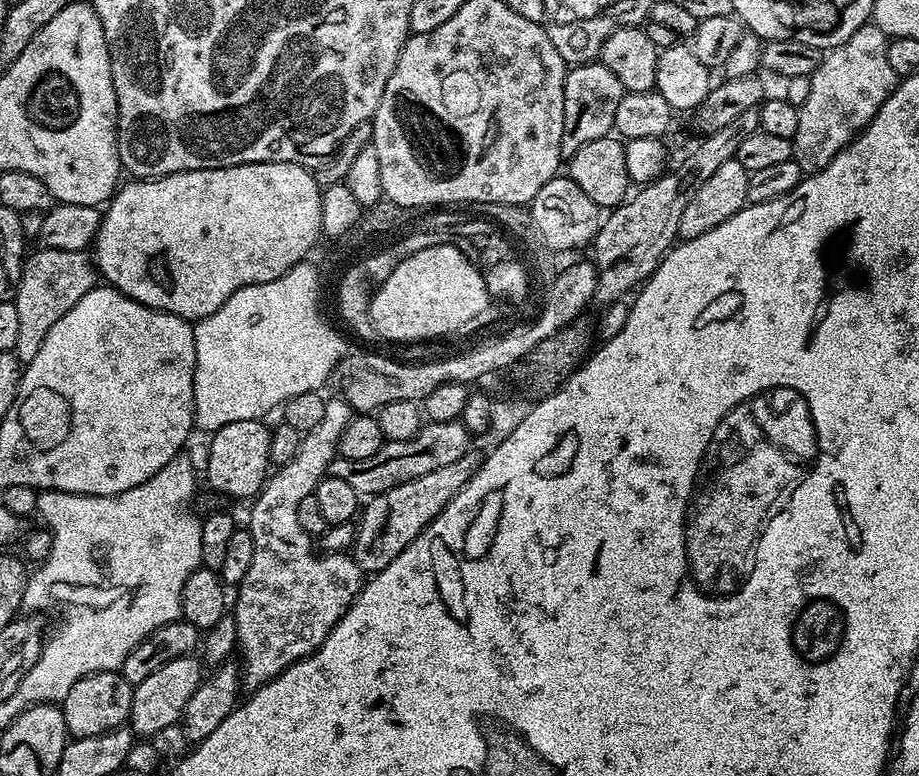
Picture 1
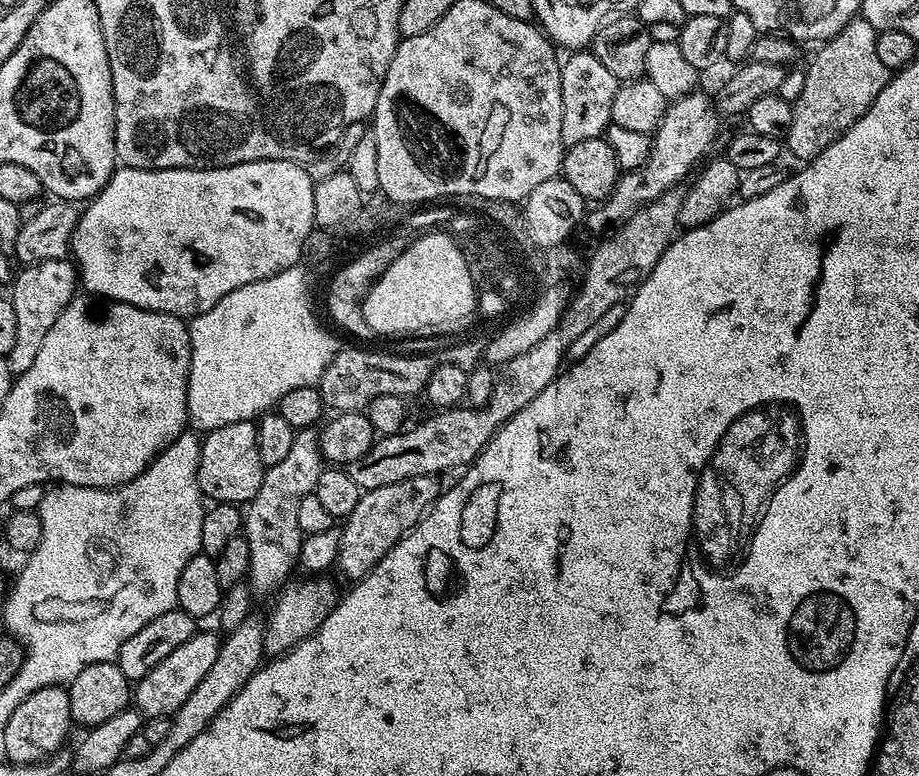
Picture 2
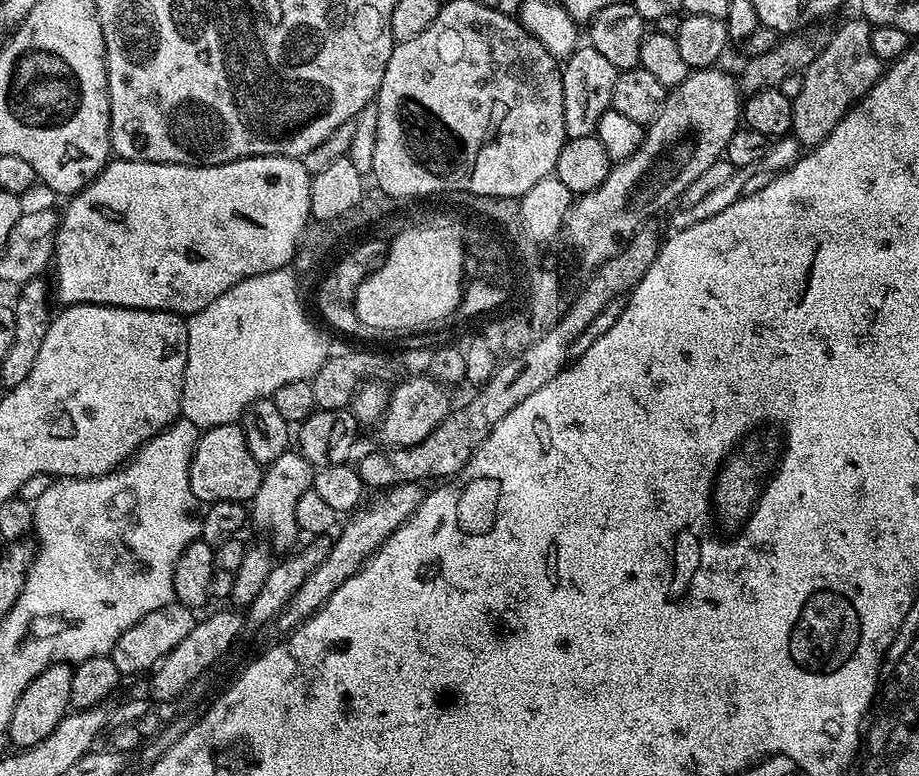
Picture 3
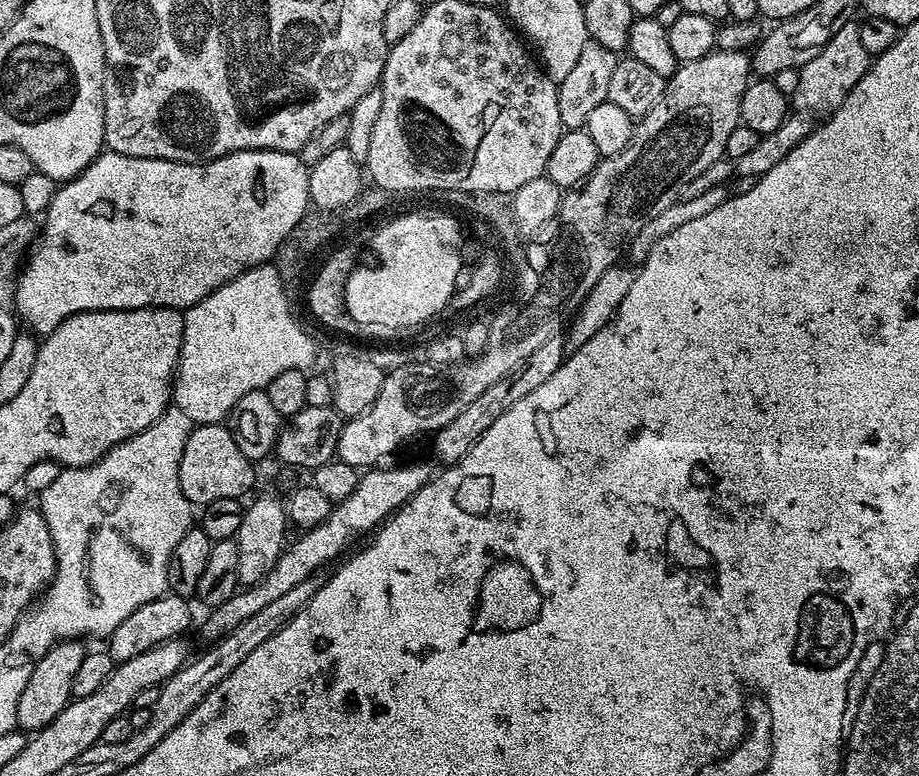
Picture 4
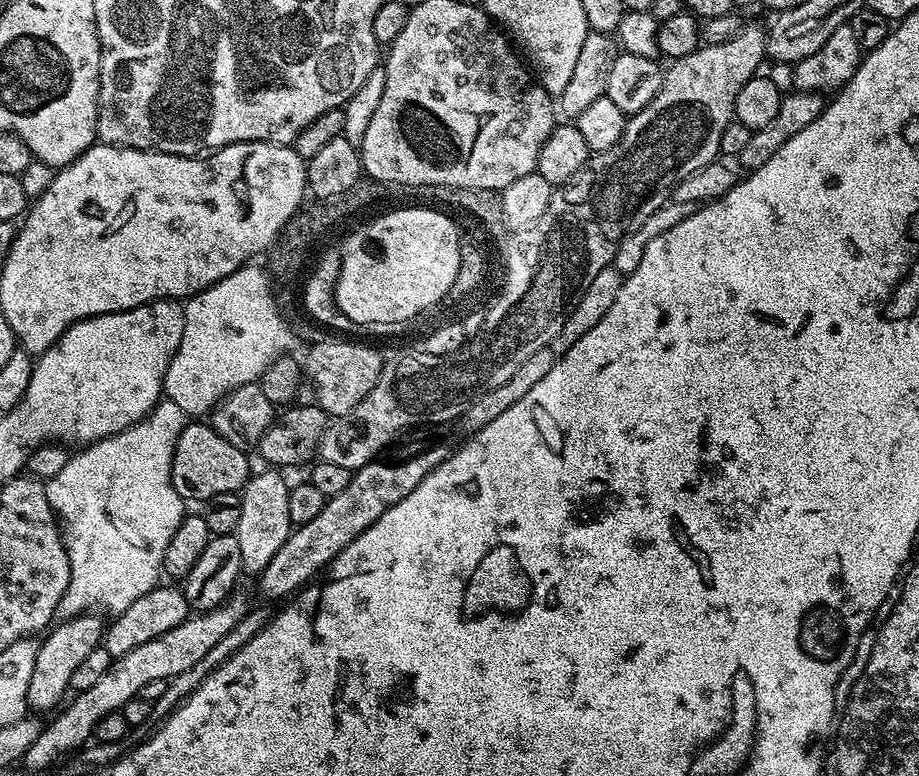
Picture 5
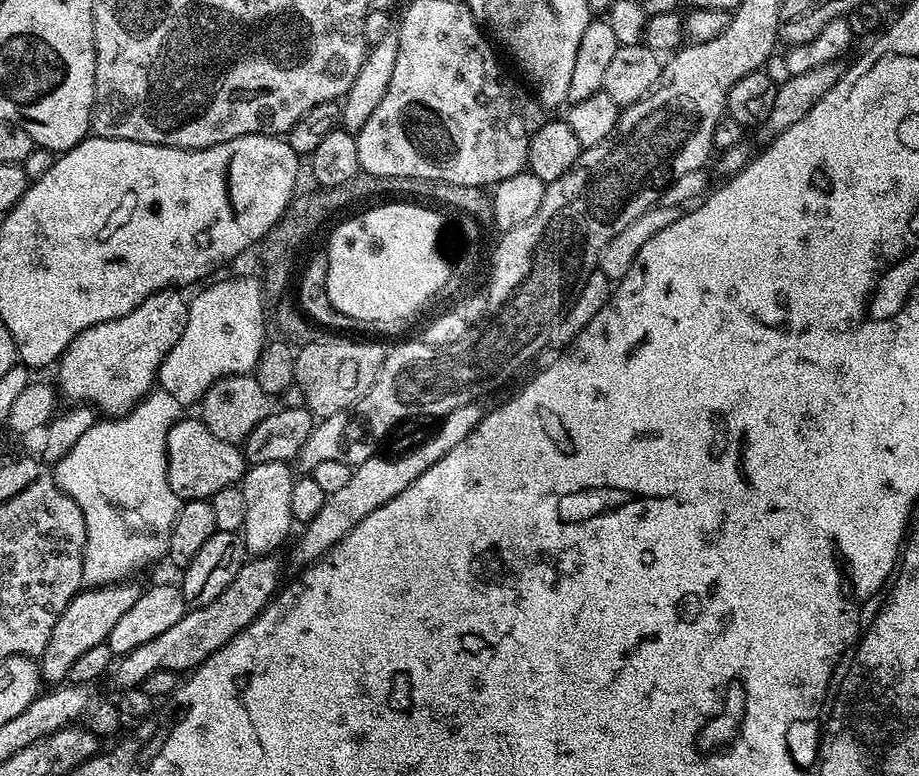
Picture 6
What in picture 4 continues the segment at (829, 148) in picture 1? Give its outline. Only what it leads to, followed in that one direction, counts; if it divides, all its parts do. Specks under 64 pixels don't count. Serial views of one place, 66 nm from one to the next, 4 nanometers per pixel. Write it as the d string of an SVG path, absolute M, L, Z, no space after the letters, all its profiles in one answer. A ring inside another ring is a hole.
M856 22L842 26L842 30L838 30L838 34L834 34L830 42L826 42L826 46L822 46L822 50L814 54L810 62L806 62L806 66L799 68L798 90L794 90L790 97L797 113L807 114L812 118L827 118L838 110L838 106L842 106L842 102L846 102L850 90L858 86L870 63L858 35L859 29L859 23Z

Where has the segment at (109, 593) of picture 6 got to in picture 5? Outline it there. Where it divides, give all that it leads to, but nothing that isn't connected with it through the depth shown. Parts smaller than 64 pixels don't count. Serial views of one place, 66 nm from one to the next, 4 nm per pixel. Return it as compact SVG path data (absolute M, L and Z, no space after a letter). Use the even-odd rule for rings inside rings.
M85 614L61 619L61 624L57 623L43 637L45 640L39 641L34 658L34 674L30 674L30 686L26 690L26 704L33 713L41 714L51 708L56 710L65 703L64 695L69 695L70 677L74 675L74 670L90 655L90 650L101 647L106 624L99 618L96 614Z

